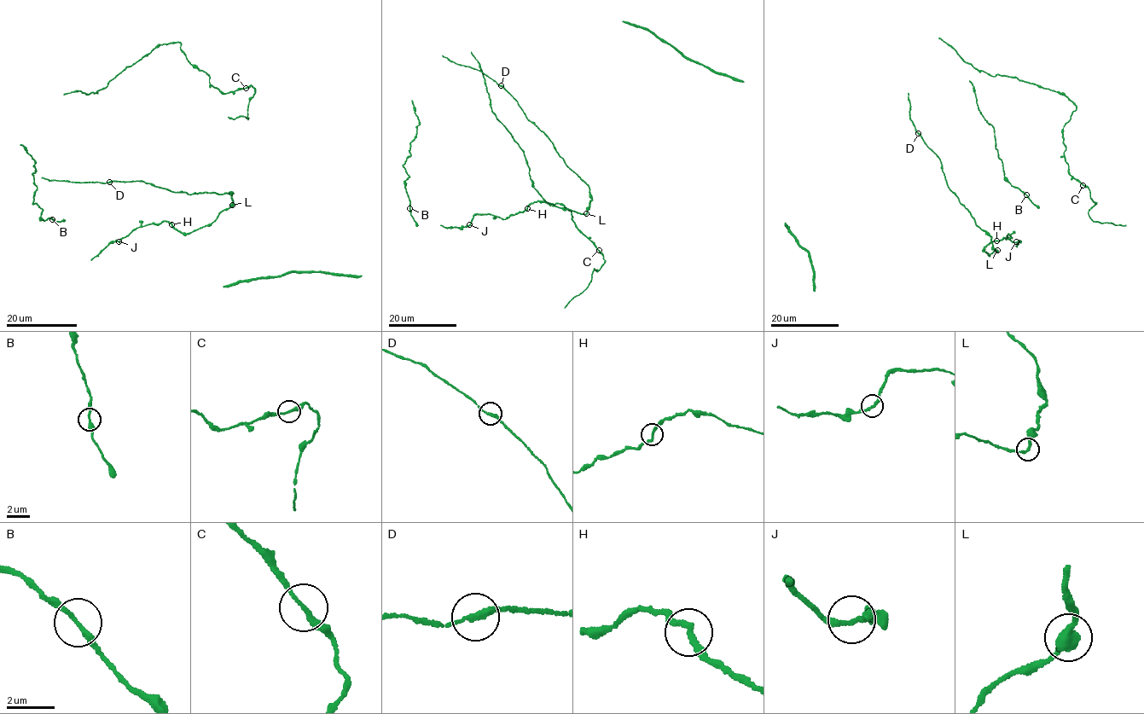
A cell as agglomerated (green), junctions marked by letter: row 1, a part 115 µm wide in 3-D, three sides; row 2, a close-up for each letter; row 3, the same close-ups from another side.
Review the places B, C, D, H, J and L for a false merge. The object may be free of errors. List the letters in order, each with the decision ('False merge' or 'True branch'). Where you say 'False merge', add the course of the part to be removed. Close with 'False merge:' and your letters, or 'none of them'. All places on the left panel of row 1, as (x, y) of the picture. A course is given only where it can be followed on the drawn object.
B: True branch
C: True branch
D: True branch
H: True branch
J: True branch
L: True branch
False merge: none of them

